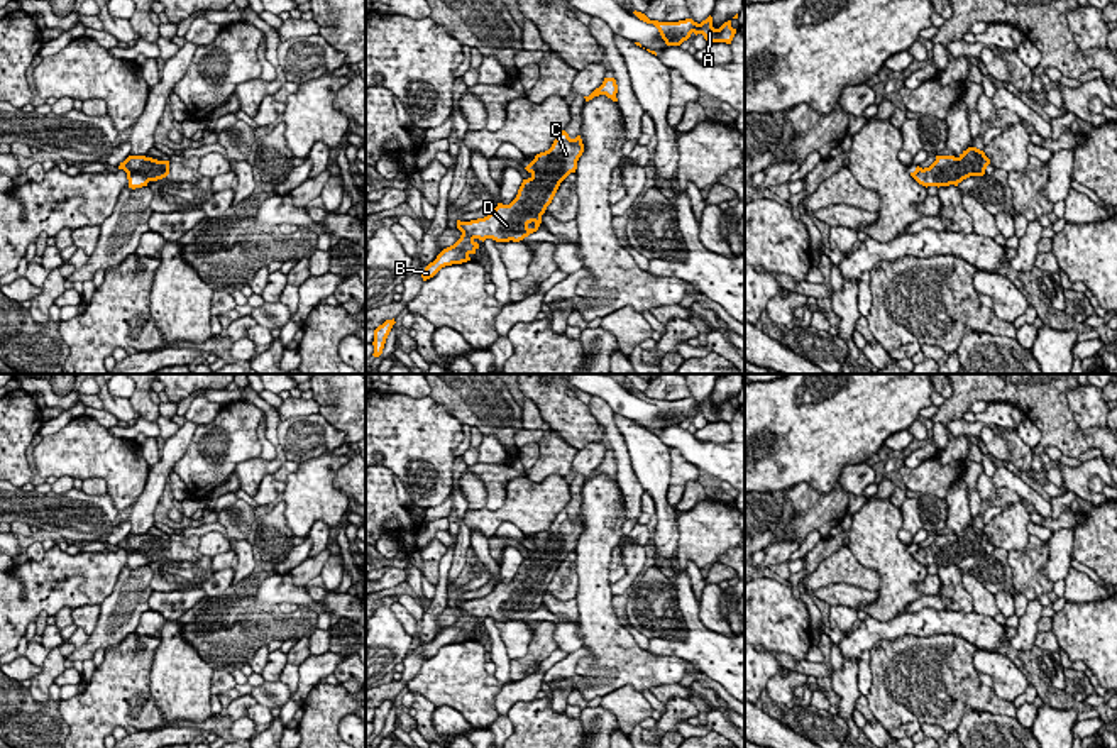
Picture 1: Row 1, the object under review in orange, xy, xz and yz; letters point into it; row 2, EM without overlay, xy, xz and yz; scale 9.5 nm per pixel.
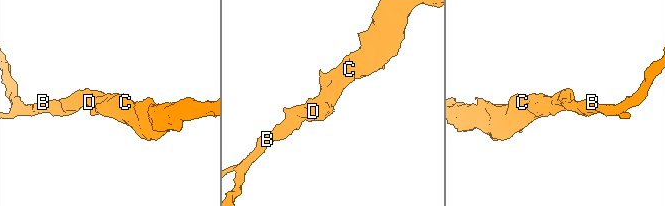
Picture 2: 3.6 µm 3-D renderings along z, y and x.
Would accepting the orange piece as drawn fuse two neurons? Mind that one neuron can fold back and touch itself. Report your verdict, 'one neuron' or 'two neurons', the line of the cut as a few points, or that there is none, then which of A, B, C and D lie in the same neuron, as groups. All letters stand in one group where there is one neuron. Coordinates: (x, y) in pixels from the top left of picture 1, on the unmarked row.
one neuron; cut none; groups A B C D

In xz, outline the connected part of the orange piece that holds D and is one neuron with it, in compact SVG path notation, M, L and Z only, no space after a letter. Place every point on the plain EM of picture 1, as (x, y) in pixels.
M562 509L552 526L535 535L525 547L531 555L523 558L516 577L509 584L498 582L492 592L484 597L460 601L457 608L460 618L443 628L433 641L430 641L421 657L433 657L442 646L470 640L470 633L479 628L479 619L492 618L496 621L520 621L536 611L542 594L552 582L560 562L577 548L577 540L584 531L581 514L570 518Z

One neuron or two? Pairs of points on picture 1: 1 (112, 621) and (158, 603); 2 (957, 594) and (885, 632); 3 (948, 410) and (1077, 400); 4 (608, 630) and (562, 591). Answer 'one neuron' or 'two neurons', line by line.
1: two neurons
2: two neurons
3: two neurons
4: two neurons

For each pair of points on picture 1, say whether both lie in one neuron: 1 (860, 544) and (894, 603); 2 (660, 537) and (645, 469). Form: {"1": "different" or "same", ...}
{"1": "same", "2": "same"}

